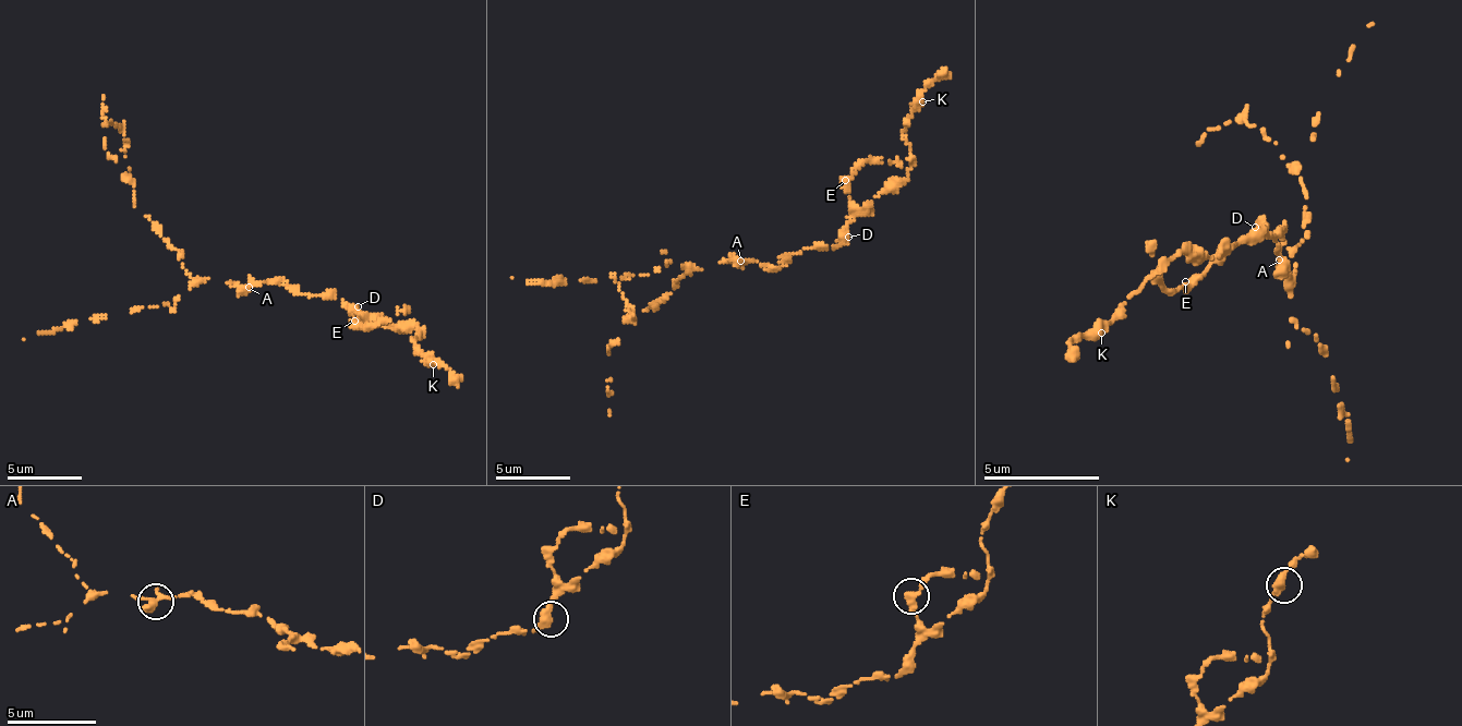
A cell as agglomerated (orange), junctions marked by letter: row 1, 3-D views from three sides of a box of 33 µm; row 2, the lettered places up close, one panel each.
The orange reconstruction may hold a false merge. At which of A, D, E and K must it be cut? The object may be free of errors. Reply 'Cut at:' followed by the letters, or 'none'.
Cut at: A

